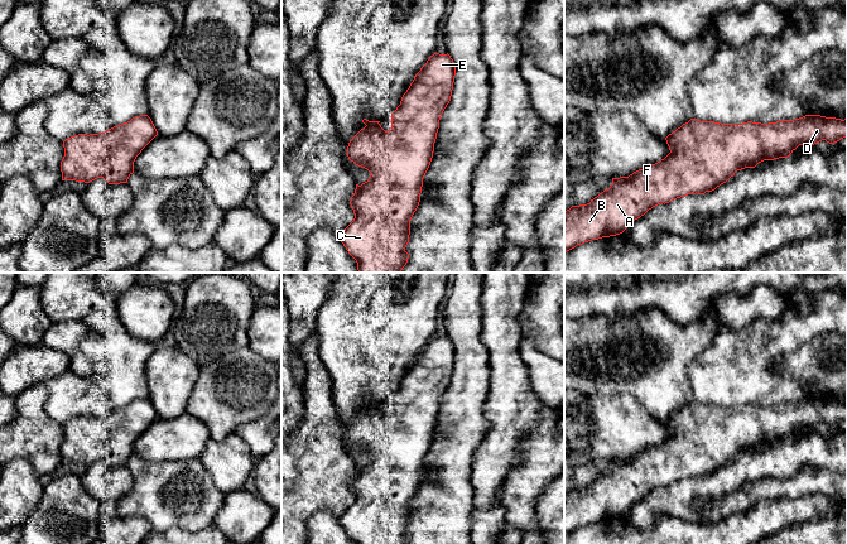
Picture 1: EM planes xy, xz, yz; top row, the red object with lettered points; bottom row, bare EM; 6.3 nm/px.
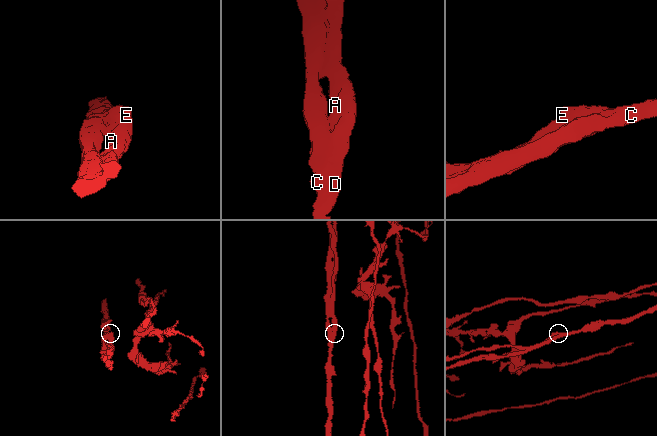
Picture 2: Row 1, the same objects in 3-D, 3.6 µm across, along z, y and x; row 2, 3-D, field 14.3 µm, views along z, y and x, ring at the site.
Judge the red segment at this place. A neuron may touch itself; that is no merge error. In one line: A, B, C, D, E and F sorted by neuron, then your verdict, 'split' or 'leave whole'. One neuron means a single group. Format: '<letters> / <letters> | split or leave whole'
A B E F / C D | split

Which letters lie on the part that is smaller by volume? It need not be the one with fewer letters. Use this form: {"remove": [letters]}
{"remove": ["C", "D"]}

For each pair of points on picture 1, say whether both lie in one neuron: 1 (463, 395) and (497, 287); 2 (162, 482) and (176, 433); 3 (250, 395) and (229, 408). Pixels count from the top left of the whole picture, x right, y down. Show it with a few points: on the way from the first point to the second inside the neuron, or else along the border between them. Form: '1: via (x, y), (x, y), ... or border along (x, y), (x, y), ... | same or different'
1: border along (481, 308), (481, 340), (487, 348), (489, 367) | different
2: border along (139, 457), (144, 461), (197, 458) | different
3: via (245, 395), (241, 395), (234, 403) | same

